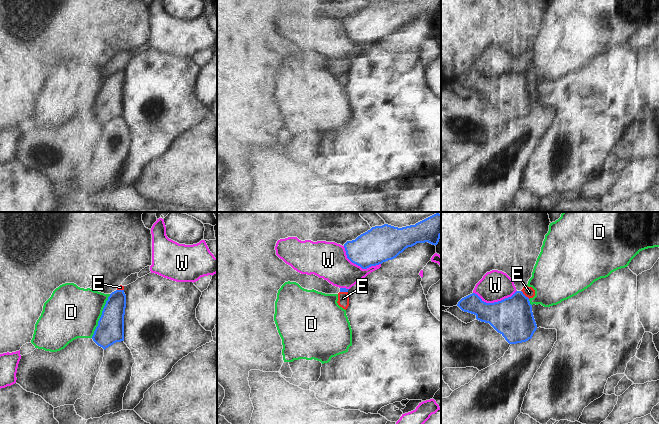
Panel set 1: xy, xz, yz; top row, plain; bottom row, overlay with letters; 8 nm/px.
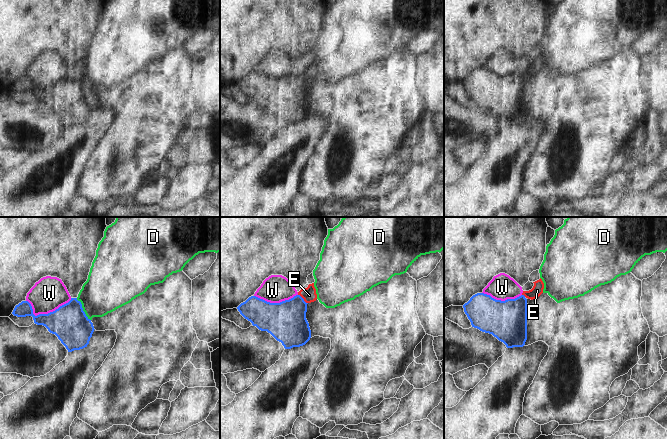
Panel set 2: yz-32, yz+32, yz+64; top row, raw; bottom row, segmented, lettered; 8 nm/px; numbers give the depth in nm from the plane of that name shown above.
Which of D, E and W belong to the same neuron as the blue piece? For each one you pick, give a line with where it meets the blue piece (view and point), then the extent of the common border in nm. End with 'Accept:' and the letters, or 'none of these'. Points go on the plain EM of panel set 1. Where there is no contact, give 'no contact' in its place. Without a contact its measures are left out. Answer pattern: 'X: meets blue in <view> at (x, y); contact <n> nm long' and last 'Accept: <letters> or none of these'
Accept: none of these

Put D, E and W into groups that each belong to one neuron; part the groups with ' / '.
D / E / W

